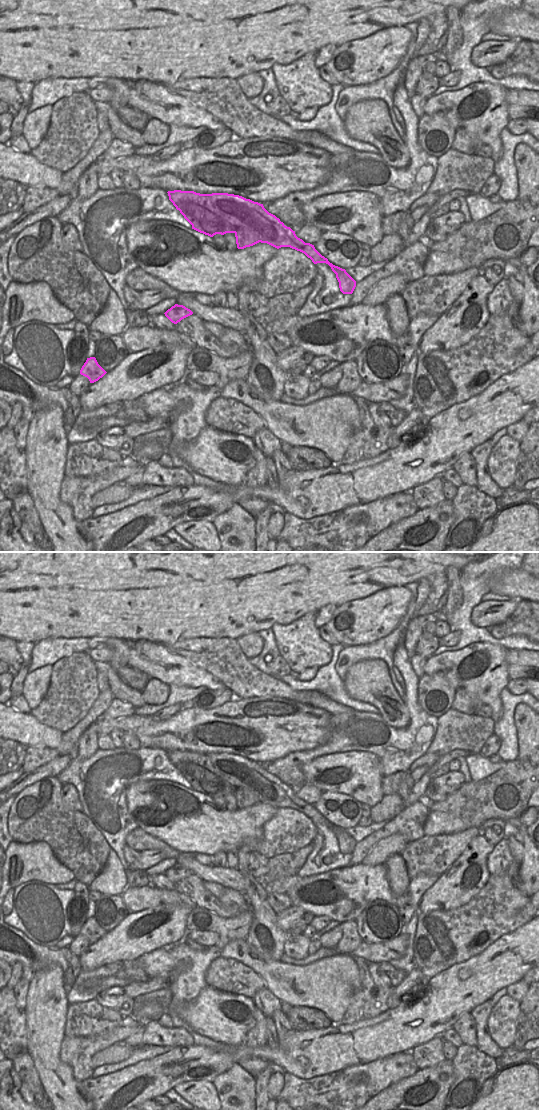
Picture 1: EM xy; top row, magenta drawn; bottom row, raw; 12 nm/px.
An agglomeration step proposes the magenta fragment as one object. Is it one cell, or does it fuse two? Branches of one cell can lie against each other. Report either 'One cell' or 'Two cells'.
Two cells.

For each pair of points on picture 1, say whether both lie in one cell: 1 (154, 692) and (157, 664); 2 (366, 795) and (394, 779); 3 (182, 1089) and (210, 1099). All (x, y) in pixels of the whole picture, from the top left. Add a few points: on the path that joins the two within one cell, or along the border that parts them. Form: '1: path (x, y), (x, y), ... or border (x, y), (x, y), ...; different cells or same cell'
1: border (150, 677), (155, 677), (167, 685); different cells
2: border (384, 775), (381, 780), (383, 794); different cells
3: path (189, 1092), (195, 1092), (203, 1096); same cell

